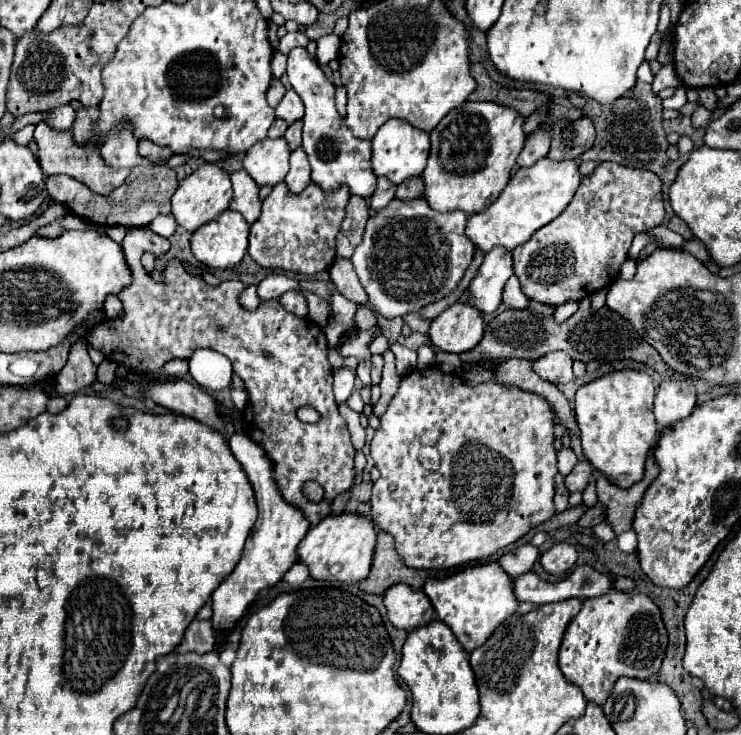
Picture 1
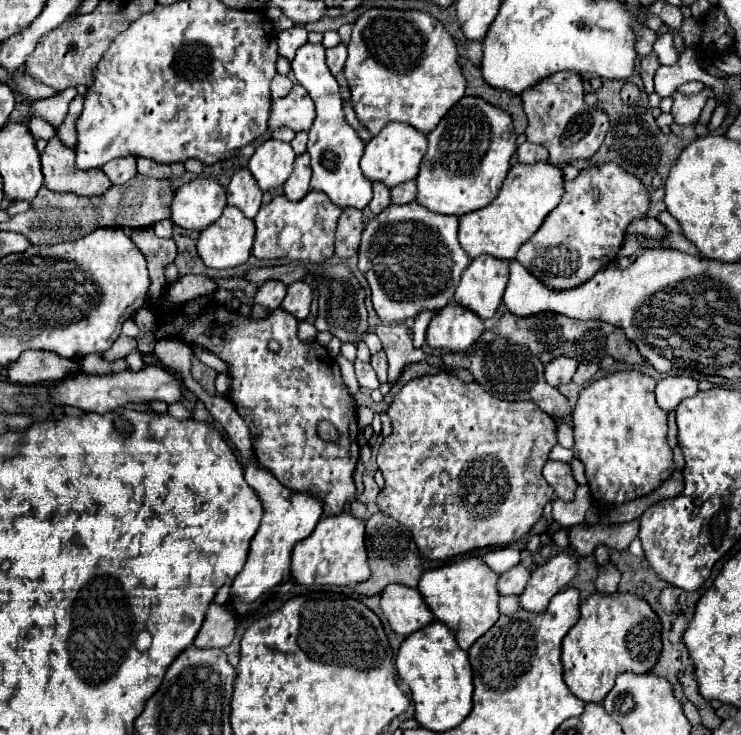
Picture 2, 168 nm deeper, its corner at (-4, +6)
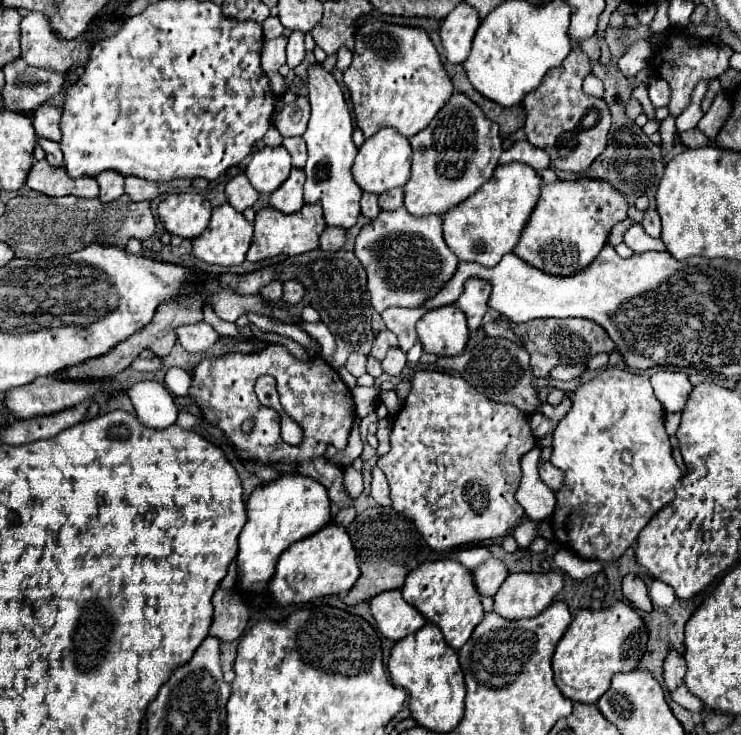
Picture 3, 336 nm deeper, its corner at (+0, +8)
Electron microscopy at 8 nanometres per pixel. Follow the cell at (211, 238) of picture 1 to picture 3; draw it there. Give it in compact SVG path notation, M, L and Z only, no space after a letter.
M230 204L212 210L208 228L192 240L192 254L198 260L218 266L236 266L246 260L252 242L252 224Z

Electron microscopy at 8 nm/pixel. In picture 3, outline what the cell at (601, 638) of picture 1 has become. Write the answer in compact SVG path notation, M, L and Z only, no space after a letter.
M616 602L608 610L580 610L556 646L552 658L554 682L566 698L596 704L608 690L610 678L616 672L630 672L636 668L646 650L646 642L648 634L642 618L624 602Z

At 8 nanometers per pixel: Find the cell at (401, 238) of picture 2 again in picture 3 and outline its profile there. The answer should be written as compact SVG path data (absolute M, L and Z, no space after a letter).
M406 208L380 212L376 220L360 230L354 252L368 274L368 292L376 312L392 306L422 306L450 280L458 266L458 258L450 254L442 238L442 218L414 218L406 214Z

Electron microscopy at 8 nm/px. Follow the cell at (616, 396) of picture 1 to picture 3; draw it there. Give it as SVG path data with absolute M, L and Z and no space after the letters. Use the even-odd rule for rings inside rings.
M606 368L596 378L574 390L572 406L552 432L550 464L564 472L564 482L556 492L556 508L552 514L552 530L560 546L574 550L582 560L612 562L618 560L638 538L638 532L654 518L658 510L668 506L684 472L672 458L668 434L664 430L664 410L654 398L650 378L620 368ZM622 452L630 452L630 462L622 460Z

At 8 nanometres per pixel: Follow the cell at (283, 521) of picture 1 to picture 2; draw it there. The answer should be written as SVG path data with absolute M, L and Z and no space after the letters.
M254 456L248 458L244 476L246 476L246 482L258 492L262 506L264 506L264 516L262 516L258 532L252 538L250 556L248 556L242 572L234 578L234 582L230 586L228 606L238 616L250 614L256 608L258 598L262 598L266 590L280 584L282 580L288 580L290 564L292 564L290 556L292 556L296 542L304 540L314 530L314 526L318 524L318 520L322 516L322 506L318 504L318 500L314 500L312 496L296 494L296 492L290 492L288 488L282 488L282 484L278 484L278 480L274 478L274 474L270 474L266 468L258 468L258 462Z

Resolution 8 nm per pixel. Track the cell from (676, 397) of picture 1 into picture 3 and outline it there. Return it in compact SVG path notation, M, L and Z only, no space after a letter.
M656 372L652 374L652 388L666 412L680 412L692 392L692 384L684 372Z

